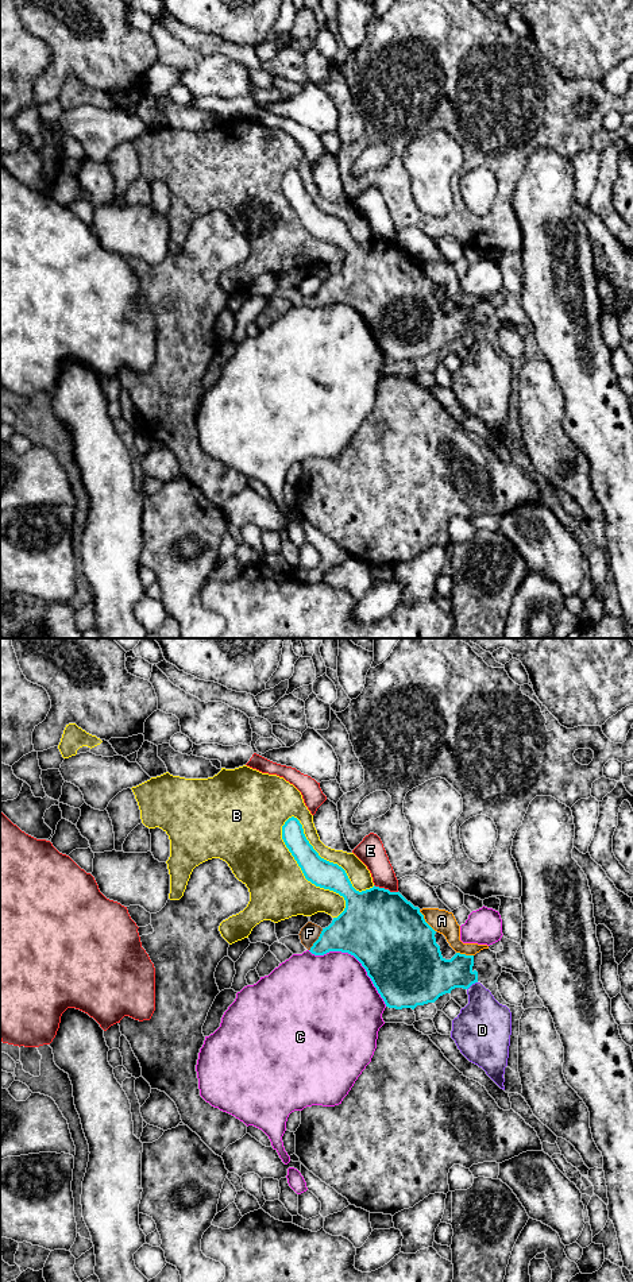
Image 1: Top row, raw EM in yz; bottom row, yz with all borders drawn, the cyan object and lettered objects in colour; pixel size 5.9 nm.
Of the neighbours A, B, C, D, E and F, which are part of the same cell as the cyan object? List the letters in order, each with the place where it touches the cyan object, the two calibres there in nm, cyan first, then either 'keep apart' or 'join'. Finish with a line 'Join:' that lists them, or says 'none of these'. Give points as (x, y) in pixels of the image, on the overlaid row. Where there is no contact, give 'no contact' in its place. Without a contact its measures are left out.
A: yz (424, 921) | 460/140 nm | keep apart
B: yz (325, 860) | 160/190 nm | keep apart
C: yz (355, 957) | 460/460 nm | keep apart
D: yz (471, 984) | 260/300 nm | keep apart
E: yz (386, 889) | 460/160 nm | keep apart
F: yz (317, 939) | 300/110 nm | keep apart
Join: none of these

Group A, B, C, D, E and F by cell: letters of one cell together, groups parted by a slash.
A / B / C / D / E / F

